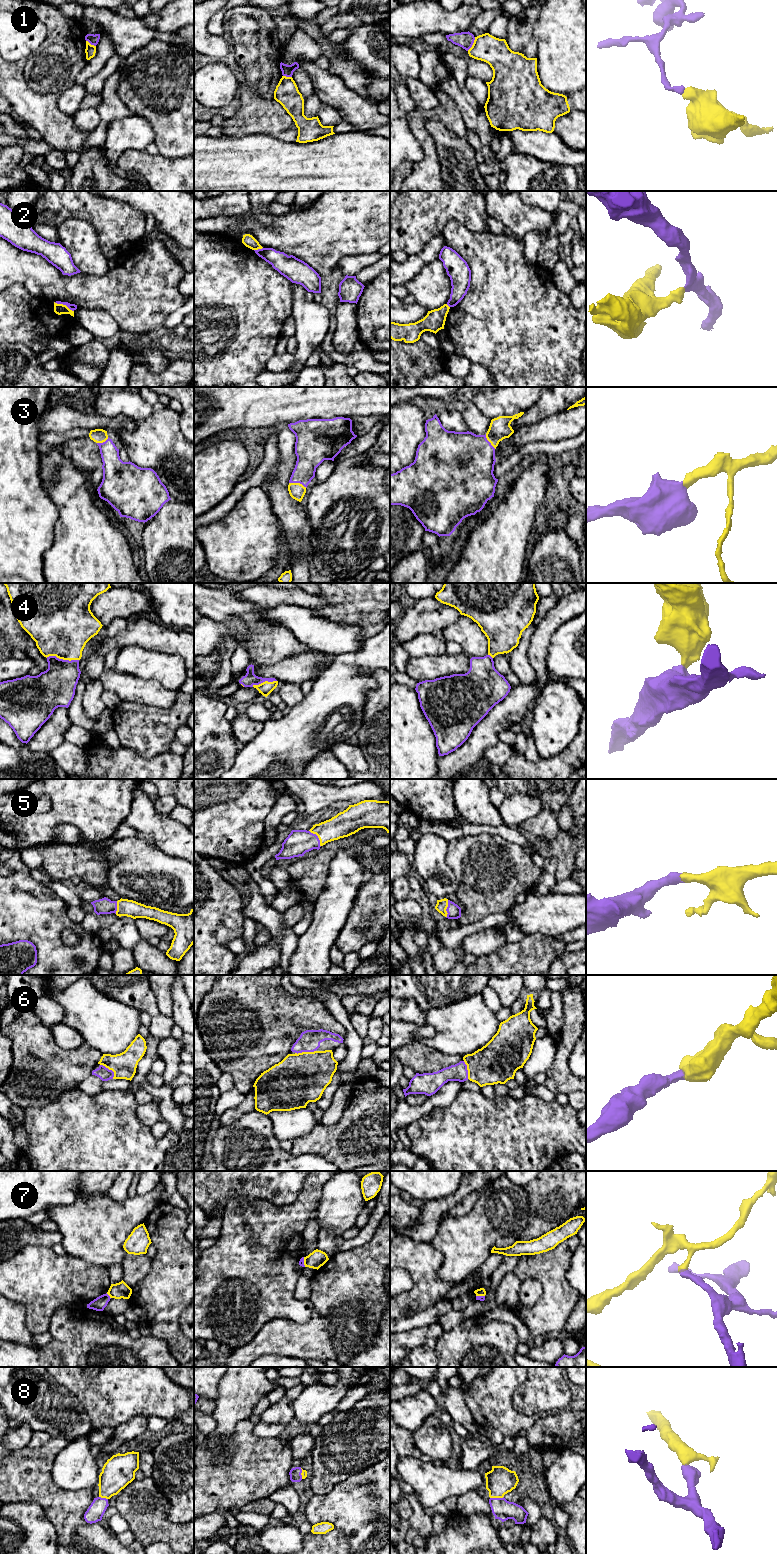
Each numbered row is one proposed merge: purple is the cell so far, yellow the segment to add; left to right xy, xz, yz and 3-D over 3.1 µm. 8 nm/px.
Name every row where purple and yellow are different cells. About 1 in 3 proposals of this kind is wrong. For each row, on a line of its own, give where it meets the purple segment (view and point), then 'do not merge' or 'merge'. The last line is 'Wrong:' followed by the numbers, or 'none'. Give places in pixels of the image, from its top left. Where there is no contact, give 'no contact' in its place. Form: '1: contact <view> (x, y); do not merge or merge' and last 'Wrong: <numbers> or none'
1: contact yz (472, 44); do not merge
2: contact xy (64, 304); do not merge
3: contact xz (298, 482); merge
4: contact xy (62, 659); merge
5: contact xz (317, 837); merge
6: contact xz (305, 1051); merge
7: contact xy (109, 1296); do not merge
8: contact yz (496, 1498); merge
Wrong: 1, 2, 7

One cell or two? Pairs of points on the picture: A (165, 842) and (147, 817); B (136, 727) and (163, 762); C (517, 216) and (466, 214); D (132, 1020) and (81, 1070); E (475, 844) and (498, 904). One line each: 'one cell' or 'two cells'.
A: one cell
B: two cells
C: two cells
D: two cells
E: one cell

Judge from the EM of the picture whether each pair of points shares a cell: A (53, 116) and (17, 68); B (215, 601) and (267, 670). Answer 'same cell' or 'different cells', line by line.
A: same cell
B: different cells

